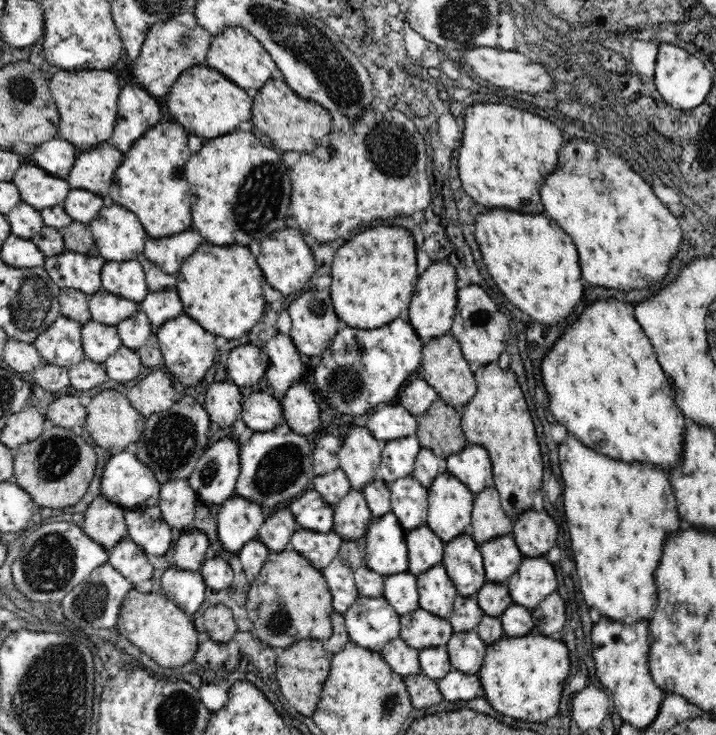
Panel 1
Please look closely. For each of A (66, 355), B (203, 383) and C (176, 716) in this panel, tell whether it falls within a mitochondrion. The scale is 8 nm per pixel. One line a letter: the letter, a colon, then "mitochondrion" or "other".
A: other
B: other
C: mitochondrion

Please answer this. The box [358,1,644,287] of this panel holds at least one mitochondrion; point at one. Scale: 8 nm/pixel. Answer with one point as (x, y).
(389, 148)

